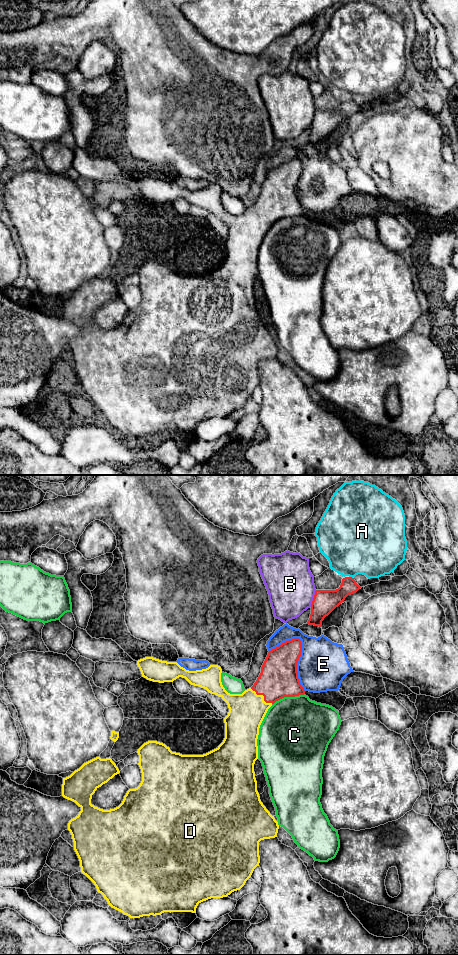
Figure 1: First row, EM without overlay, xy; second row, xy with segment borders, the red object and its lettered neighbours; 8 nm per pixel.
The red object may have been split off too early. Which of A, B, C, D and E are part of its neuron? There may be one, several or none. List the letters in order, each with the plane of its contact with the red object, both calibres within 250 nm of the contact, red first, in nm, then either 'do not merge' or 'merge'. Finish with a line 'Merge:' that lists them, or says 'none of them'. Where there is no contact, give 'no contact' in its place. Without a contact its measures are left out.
A: meets red in xy; 160 nm thick on the red side, 460 nm on the other; do not merge
B: meets red in xy; 190 nm thick on the red side, 380 nm on the other; do not merge
C: meets red in xy; 300 nm thick on the red side, 480 nm on the other; do not merge
D: meets red in xy; 300 nm thick on the red side, 280 nm on the other; merge
E: meets red in xy; 300 nm thick on the red side, 400 nm on the other; do not merge
Merge: D

